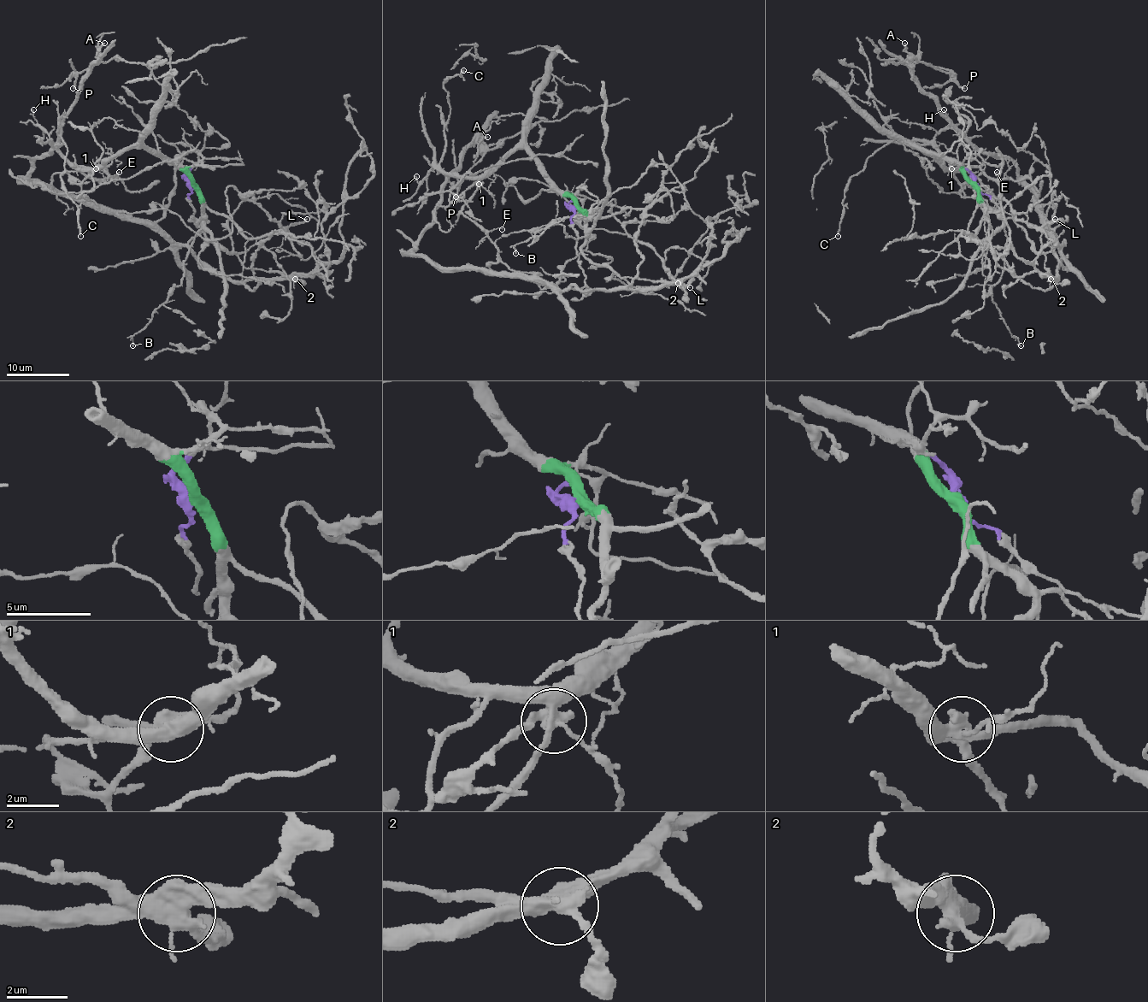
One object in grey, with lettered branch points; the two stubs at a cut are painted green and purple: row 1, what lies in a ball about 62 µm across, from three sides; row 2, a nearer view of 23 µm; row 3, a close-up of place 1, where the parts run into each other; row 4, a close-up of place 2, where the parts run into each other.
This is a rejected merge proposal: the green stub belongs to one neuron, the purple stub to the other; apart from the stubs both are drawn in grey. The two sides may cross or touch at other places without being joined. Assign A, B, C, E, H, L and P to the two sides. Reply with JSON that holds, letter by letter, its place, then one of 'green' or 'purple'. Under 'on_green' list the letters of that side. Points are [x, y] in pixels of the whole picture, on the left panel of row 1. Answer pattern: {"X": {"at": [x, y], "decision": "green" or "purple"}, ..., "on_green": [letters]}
{"A": {"at": [104, 43], "decision": "purple"}, "B": {"at": [132, 345], "decision": "green"}, "C": {"at": [80, 236], "decision": "green"}, "E": {"at": [119, 172], "decision": "green"}, "H": {"at": [33, 109], "decision": "green"}, "L": {"at": [307, 219], "decision": "purple"}, "P": {"at": [73, 88], "decision": "purple"}, "on_green": ["B", "C", "E", "H"]}

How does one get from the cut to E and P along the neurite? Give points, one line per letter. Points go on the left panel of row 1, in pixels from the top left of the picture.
E: (191, 185), (177, 164), (141, 147), (111, 155), (96, 168), (79, 167), (105, 181), (119, 172)
P: (191, 185), (202, 228), (186, 244), (31, 178), (102, 61), (73, 89)

